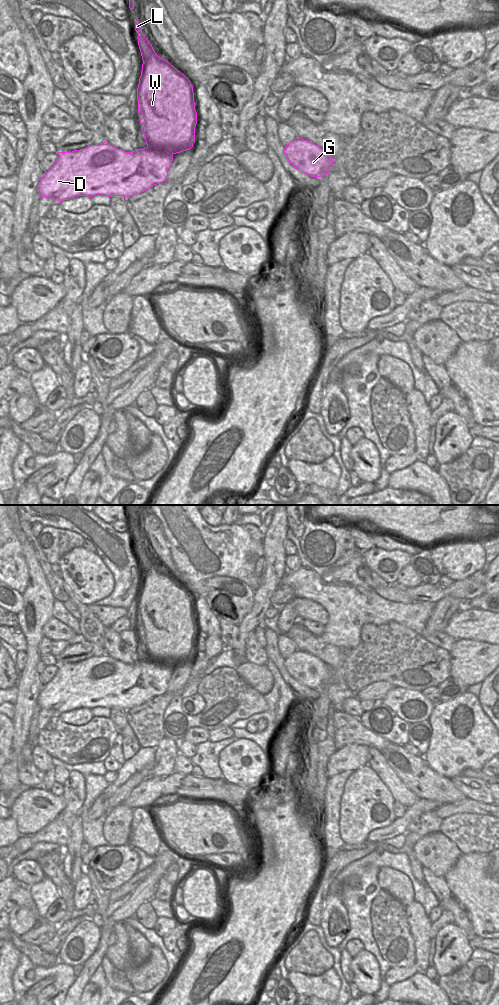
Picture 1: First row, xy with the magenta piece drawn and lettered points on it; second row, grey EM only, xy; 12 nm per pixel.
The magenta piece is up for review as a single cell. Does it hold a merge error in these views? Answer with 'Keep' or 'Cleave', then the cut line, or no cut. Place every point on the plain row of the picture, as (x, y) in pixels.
Cleave. Split along xy (147, 657), (154, 662), (167, 663), (172, 666).

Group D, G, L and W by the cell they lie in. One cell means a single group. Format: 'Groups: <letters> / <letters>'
Groups: D G / L W.

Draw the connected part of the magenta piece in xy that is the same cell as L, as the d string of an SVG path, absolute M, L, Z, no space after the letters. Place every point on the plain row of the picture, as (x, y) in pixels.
M135 535L143 576L137 600L141 643L147 658L170 666L190 662L197 624L190 592L154 563Z

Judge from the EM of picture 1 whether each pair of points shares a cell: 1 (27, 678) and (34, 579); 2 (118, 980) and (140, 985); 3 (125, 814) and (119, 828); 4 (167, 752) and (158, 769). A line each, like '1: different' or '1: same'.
1: same
2: different
3: same
4: same

